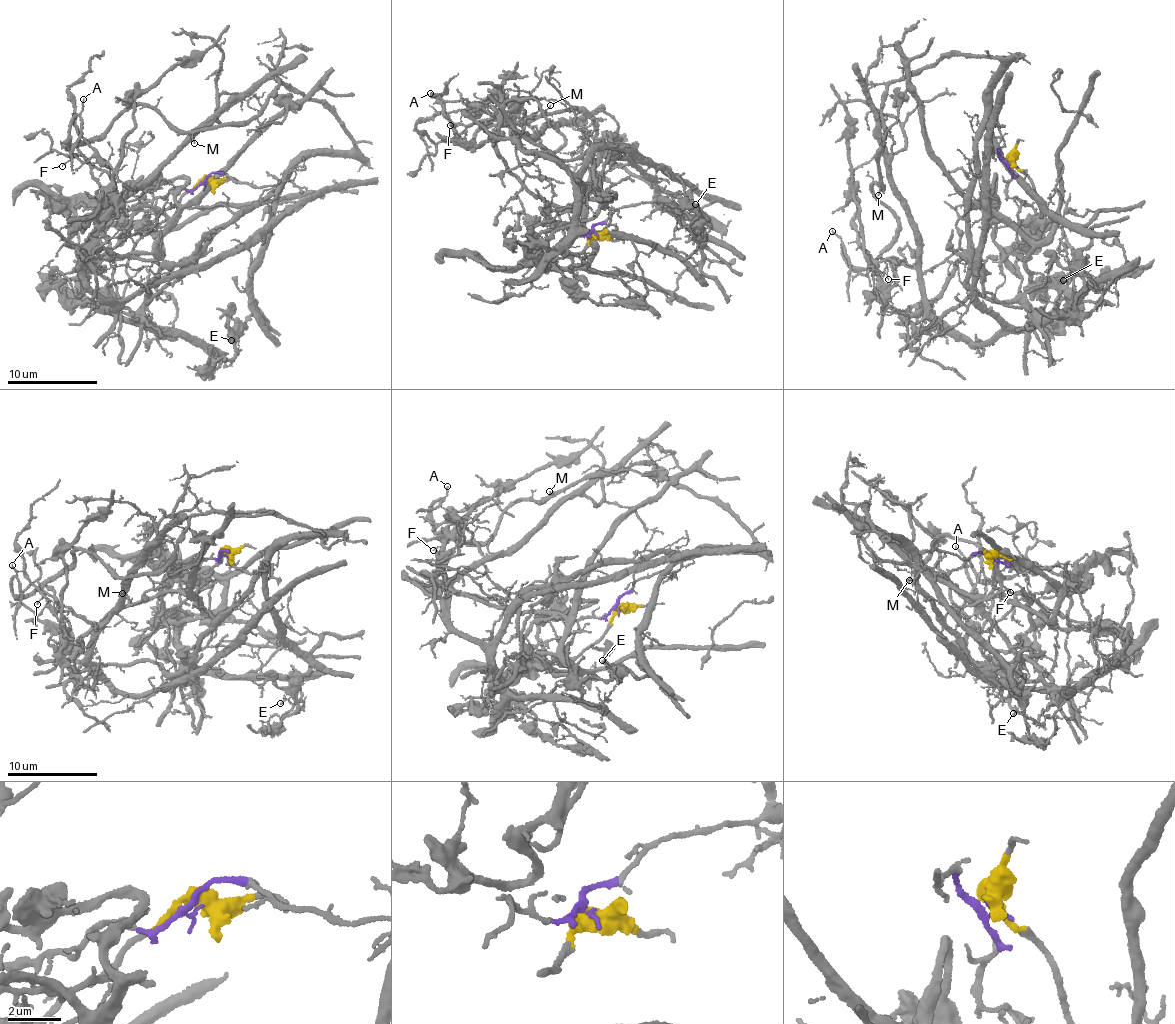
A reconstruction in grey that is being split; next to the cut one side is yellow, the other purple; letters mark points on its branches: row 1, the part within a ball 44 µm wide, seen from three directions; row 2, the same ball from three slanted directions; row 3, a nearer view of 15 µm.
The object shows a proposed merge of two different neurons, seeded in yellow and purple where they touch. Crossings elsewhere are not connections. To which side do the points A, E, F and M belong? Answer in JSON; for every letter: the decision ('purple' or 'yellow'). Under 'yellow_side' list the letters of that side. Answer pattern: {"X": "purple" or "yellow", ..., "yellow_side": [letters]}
{"A": "purple", "E": "yellow", "F": "purple", "M": "purple", "yellow_side": ["E"]}

